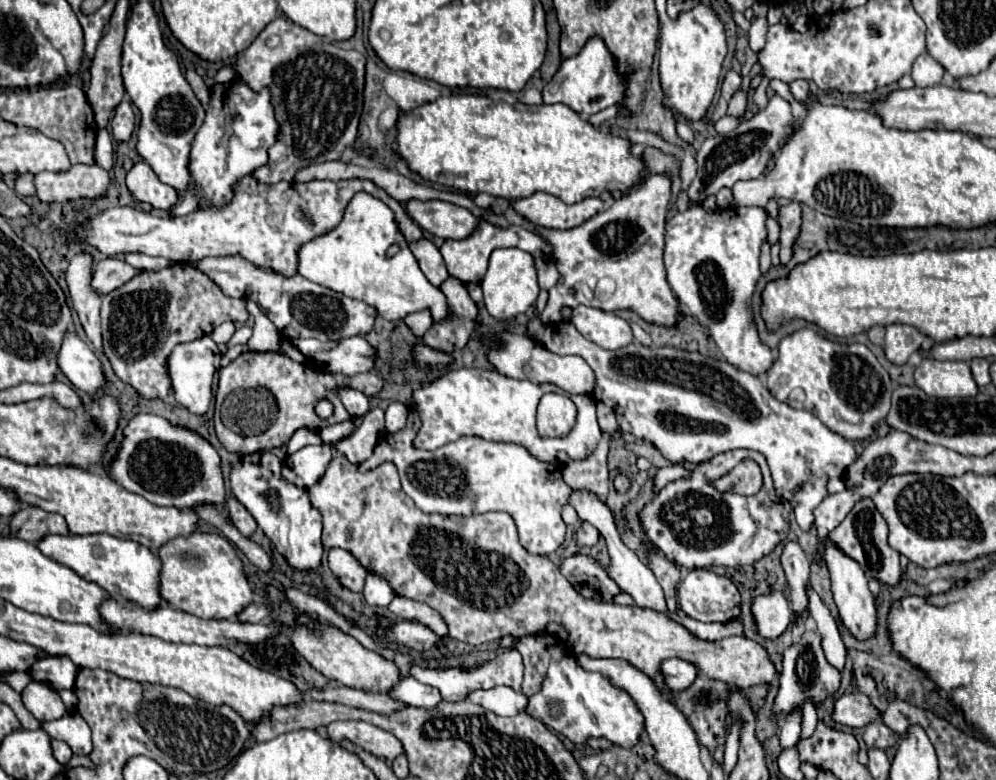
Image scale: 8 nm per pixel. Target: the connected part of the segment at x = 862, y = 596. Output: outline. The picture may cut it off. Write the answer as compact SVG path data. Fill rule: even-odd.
M825 537L821 541L823 545L823 559L825 559L825 565L829 569L829 577L831 577L831 593L833 593L833 599L835 599L835 605L839 609L839 617L843 619L845 627L857 637L857 639L867 639L875 633L875 625L877 625L877 619L875 619L875 603L873 603L873 595L867 587L867 577L861 569L861 565L847 557L837 545L833 545L833 541L829 537Z

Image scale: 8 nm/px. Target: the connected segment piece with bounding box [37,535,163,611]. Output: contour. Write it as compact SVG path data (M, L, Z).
M49 535L37 543L41 553L71 567L83 579L89 579L109 591L115 599L125 599L133 605L153 611L161 607L163 597L159 593L161 579L161 559L151 549L139 545L131 539L119 539L113 535Z

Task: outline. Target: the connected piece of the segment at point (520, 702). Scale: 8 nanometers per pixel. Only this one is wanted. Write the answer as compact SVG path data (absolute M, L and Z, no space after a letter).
M499 685L493 689L473 689L467 693L467 701L481 705L481 707L493 711L495 715L513 717L527 709L529 697L525 697L521 691L515 691L507 685Z

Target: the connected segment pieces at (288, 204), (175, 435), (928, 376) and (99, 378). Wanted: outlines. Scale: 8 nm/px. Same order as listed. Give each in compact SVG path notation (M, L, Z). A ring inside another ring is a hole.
M255 177L241 179L235 189L235 197L225 207L197 209L185 217L163 219L133 207L115 207L89 219L77 227L77 237L87 245L97 247L105 255L119 253L145 253L153 257L165 257L169 261L201 261L205 257L239 255L261 269L271 269L285 277L297 275L299 247L309 239L325 235L341 221L351 197L359 191L367 191L379 197L385 205L393 205L395 223L407 243L423 239L423 231L405 215L405 209L389 197L381 187L369 179L327 181L313 179L307 183L279 181L275 185L261 185Z
M139 413L127 423L117 457L105 467L105 473L127 491L155 505L195 507L199 503L215 503L221 507L225 499L221 459L213 445L197 431L175 425L159 415ZM171 471L177 471L177 475L171 477Z
M927 357L915 369L915 385L933 397L977 395L977 385L965 361L937 361Z
M67 333L57 355L57 363L61 373L81 391L89 395L97 395L103 391L107 379L101 367L99 357L93 349L81 341L75 333Z

